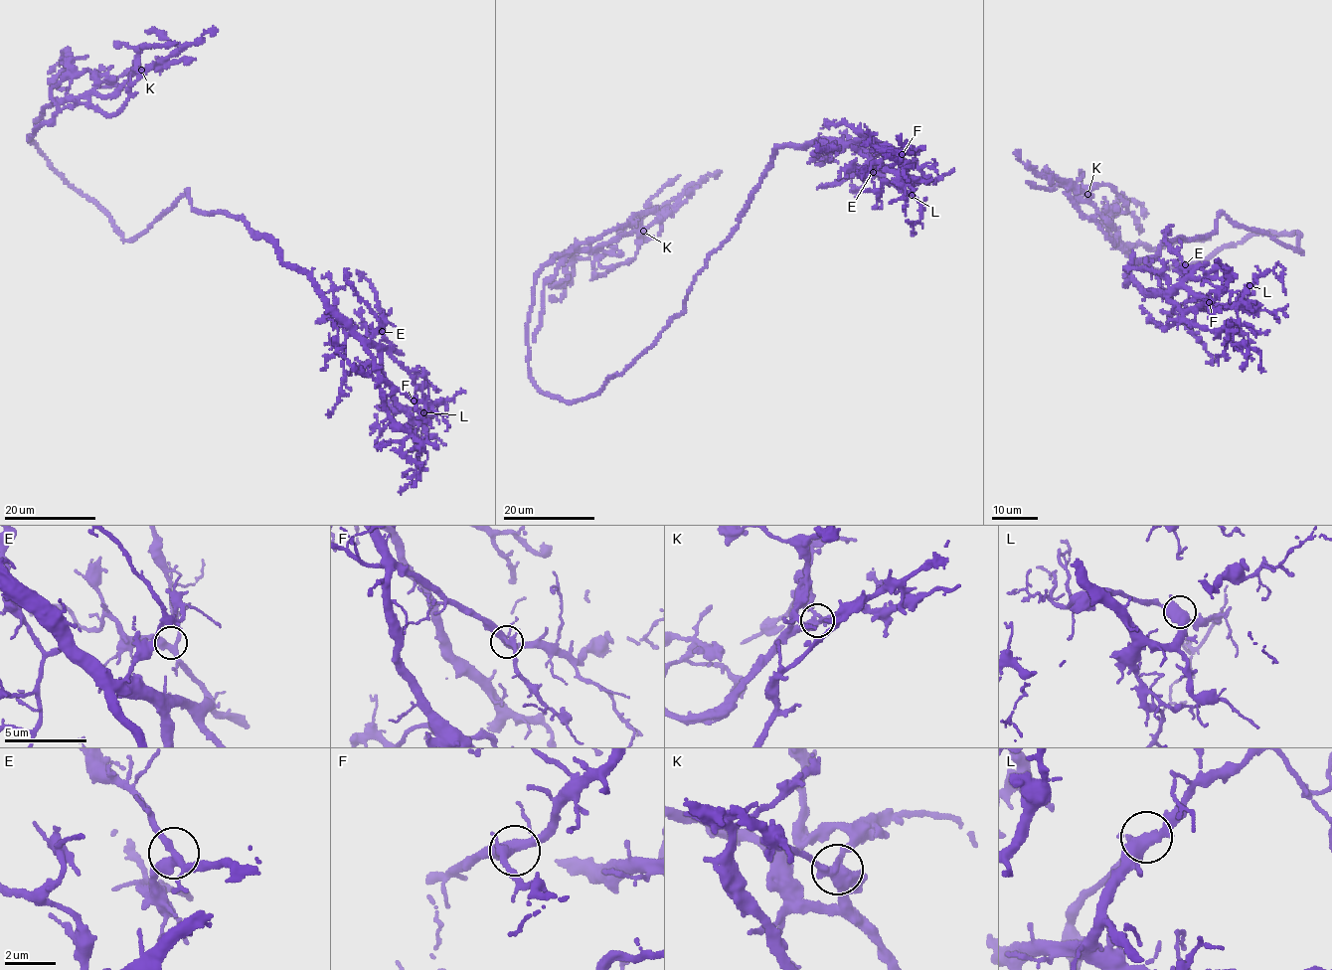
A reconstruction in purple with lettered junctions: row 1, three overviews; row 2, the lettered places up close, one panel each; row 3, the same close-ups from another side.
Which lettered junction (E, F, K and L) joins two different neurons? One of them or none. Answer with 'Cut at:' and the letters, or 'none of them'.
Cut at: K

